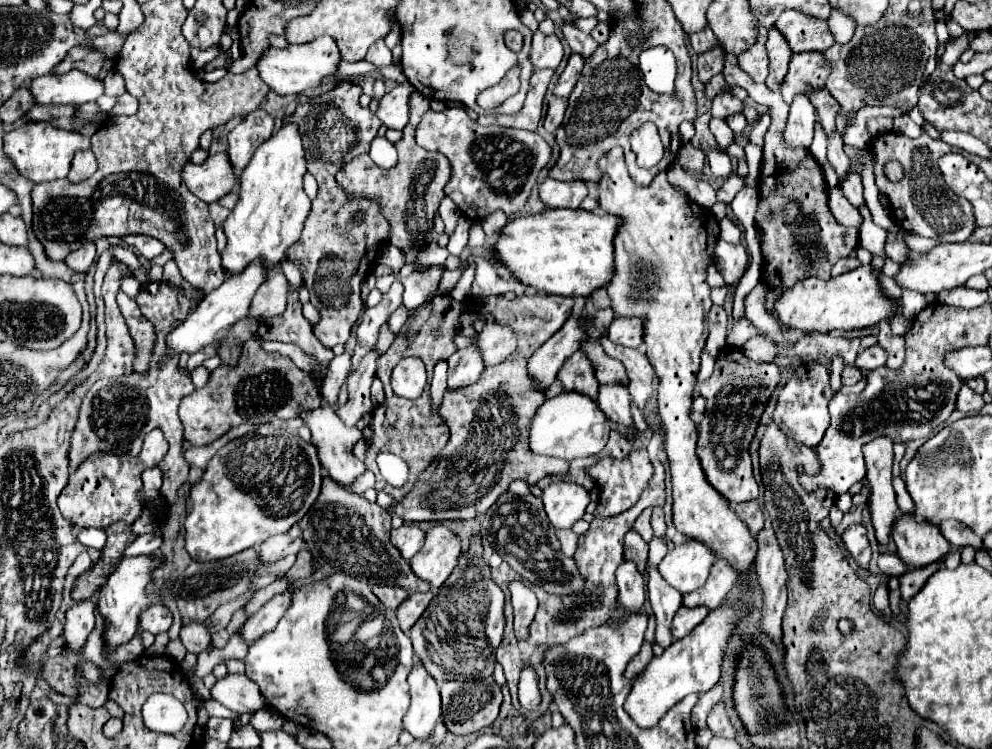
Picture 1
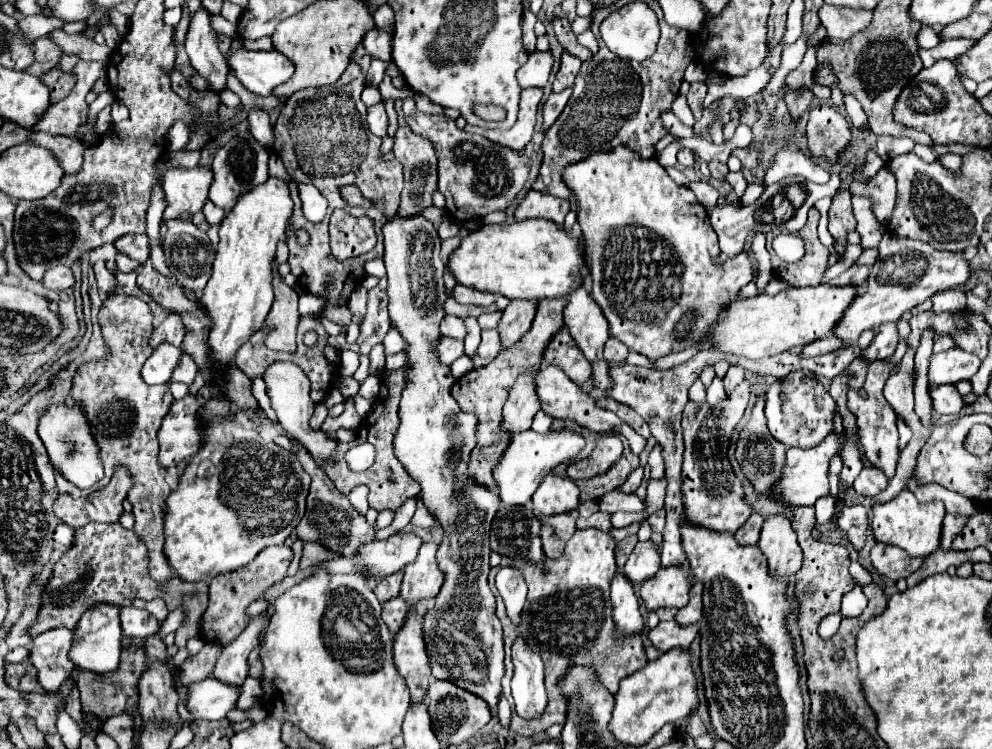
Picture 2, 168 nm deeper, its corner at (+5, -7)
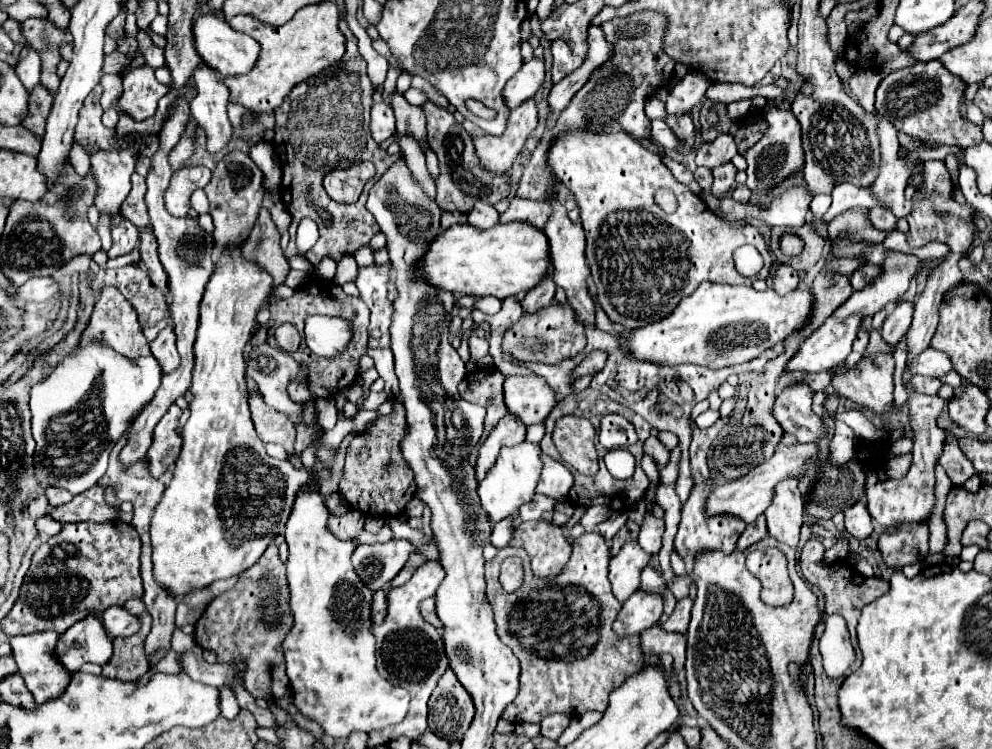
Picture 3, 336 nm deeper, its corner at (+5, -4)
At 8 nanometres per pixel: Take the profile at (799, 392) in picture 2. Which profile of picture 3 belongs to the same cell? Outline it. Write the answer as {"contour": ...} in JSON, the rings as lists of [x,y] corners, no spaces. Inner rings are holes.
{"contour":[[[797,382],[785,386],[773,404],[773,418],[781,424],[783,432],[793,436],[799,444],[819,442],[829,432],[825,420],[813,412],[811,400],[813,390],[809,384]]]}

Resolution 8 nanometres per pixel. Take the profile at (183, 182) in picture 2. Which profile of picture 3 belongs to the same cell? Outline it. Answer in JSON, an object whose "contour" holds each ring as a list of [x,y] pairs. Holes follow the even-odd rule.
{"contour":[[[185,166],[173,178],[169,188],[165,190],[165,206],[173,216],[187,216],[191,204],[189,196],[197,188],[205,188],[211,178],[211,170],[205,166]]]}

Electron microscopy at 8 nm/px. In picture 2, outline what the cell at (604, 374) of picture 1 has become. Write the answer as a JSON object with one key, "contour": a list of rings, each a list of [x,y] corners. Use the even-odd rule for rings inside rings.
{"contour":[[[561,327],[557,335],[551,337],[549,345],[543,351],[543,363],[561,367],[565,375],[579,385],[587,381],[591,375],[591,363],[585,359],[581,349],[573,343],[573,337],[569,335],[569,331],[565,331],[565,327]]]}

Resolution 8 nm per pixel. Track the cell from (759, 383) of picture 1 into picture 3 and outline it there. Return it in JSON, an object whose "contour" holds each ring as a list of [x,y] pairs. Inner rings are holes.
{"contour":[[[721,418],[717,424],[713,424],[711,428],[699,428],[695,422],[691,422],[691,430],[693,430],[693,438],[691,438],[691,446],[689,446],[689,454],[691,454],[691,474],[693,474],[693,488],[689,494],[689,500],[685,502],[683,510],[681,510],[681,522],[679,522],[679,530],[675,534],[675,550],[679,552],[679,556],[687,562],[691,562],[699,552],[703,550],[723,550],[725,554],[733,552],[735,542],[739,538],[739,534],[745,530],[745,522],[737,520],[737,516],[705,516],[705,500],[709,498],[709,492],[713,492],[715,484],[711,480],[711,468],[707,464],[709,460],[709,446],[713,444],[713,440],[717,438],[717,434],[721,432],[721,428],[731,420],[729,418]]]}

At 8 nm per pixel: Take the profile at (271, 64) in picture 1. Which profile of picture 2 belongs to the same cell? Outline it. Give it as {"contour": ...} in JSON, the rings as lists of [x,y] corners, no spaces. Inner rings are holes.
{"contour":[[[245,47],[229,49],[227,65],[235,77],[257,95],[271,95],[273,87],[285,83],[293,75],[293,65],[281,53],[273,51],[247,51]]]}

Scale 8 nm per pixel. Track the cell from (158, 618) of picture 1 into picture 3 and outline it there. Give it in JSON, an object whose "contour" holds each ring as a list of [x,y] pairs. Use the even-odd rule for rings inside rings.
{"contour":[[[109,606],[103,612],[101,620],[105,624],[105,630],[113,638],[117,638],[117,636],[133,636],[141,628],[141,622],[137,622],[137,616],[129,614],[125,606]]]}

